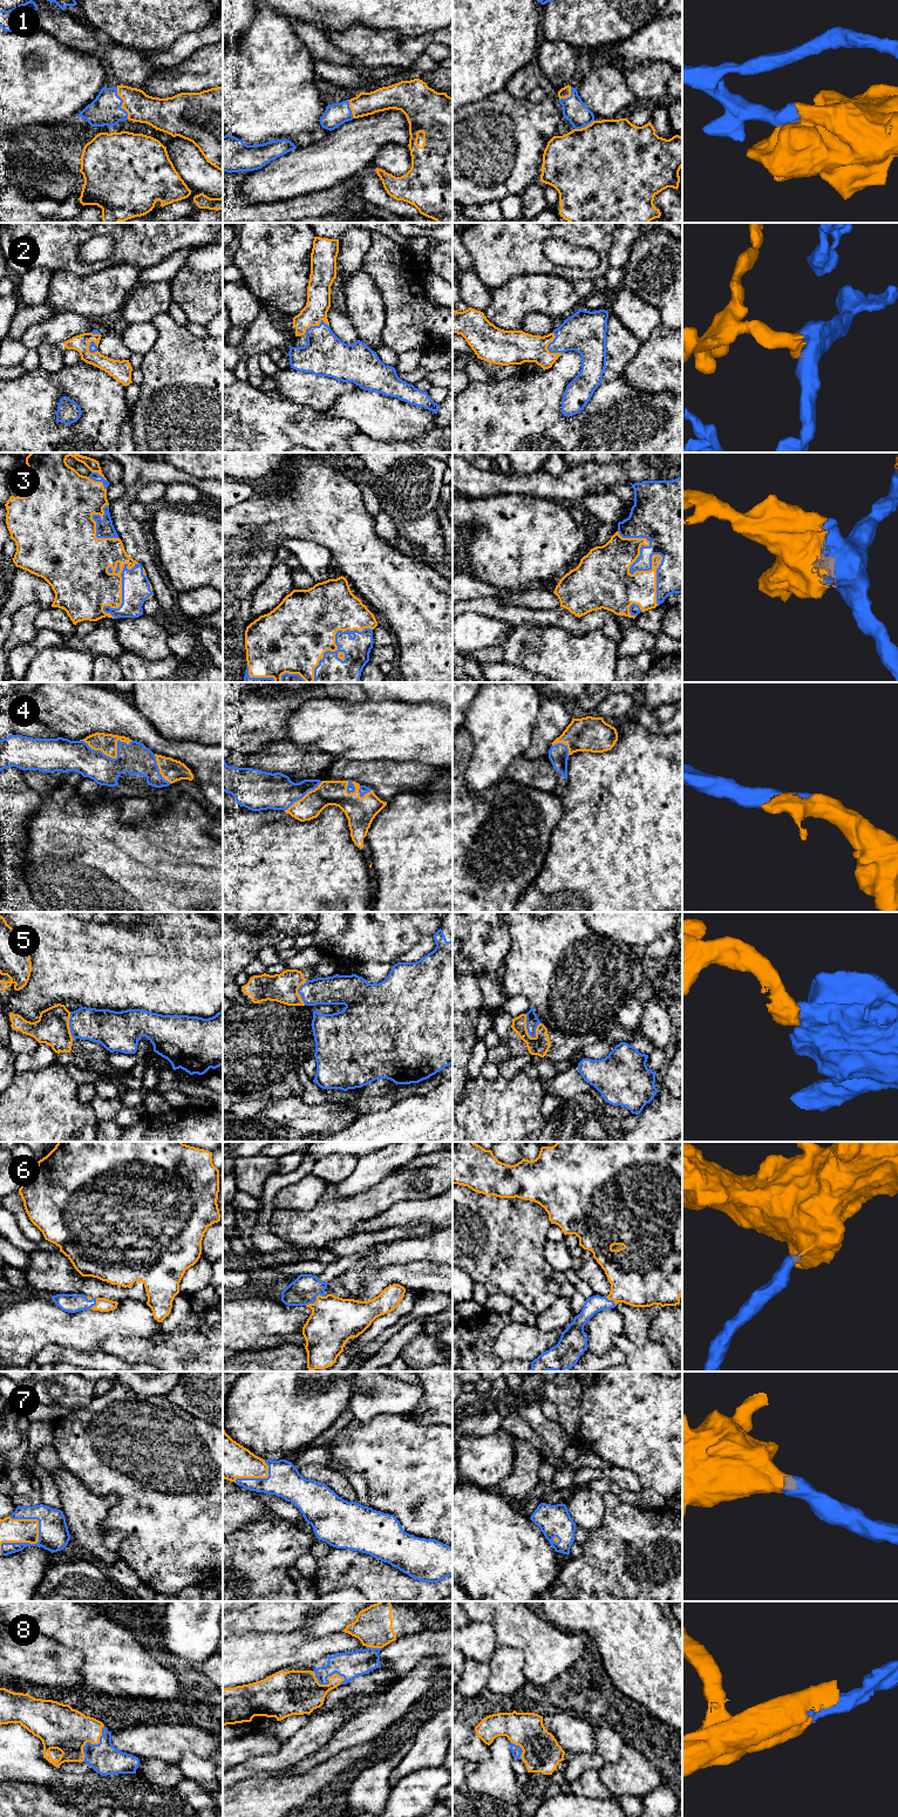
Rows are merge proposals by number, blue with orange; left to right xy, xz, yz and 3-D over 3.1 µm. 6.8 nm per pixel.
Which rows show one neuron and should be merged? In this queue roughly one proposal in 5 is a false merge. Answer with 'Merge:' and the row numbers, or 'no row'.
Merge: 1, 2, 3, 4, 6, 7, 8

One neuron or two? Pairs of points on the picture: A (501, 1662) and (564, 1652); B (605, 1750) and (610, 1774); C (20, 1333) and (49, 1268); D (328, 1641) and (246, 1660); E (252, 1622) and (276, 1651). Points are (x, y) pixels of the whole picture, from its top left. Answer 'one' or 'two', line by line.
A: two
B: two
C: two
D: one
E: two

